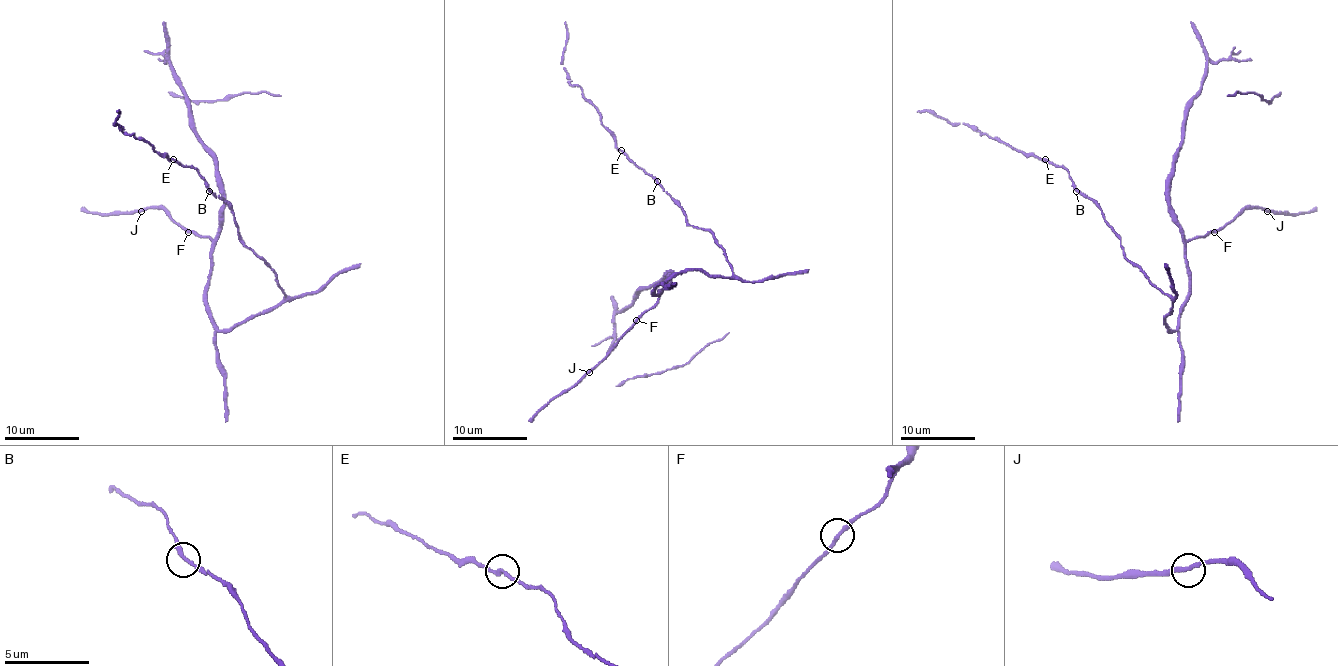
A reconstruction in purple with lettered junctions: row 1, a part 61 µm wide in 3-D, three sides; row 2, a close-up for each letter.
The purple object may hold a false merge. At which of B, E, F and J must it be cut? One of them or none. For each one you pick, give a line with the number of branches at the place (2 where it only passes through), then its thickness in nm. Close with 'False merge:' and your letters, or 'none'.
False merge: none

